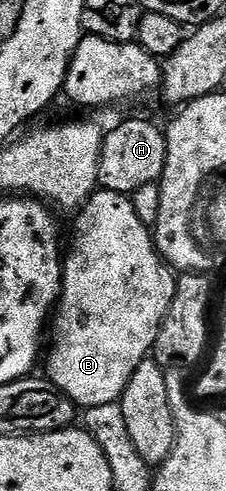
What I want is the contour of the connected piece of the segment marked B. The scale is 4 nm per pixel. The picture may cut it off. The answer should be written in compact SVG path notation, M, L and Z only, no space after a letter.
M99 188L90 194L74 221L74 242L68 245L62 267L62 295L52 317L54 346L46 361L45 376L83 410L117 402L136 367L151 356L160 327L178 289L175 270L158 252L151 230L136 215L133 200L125 193Z

